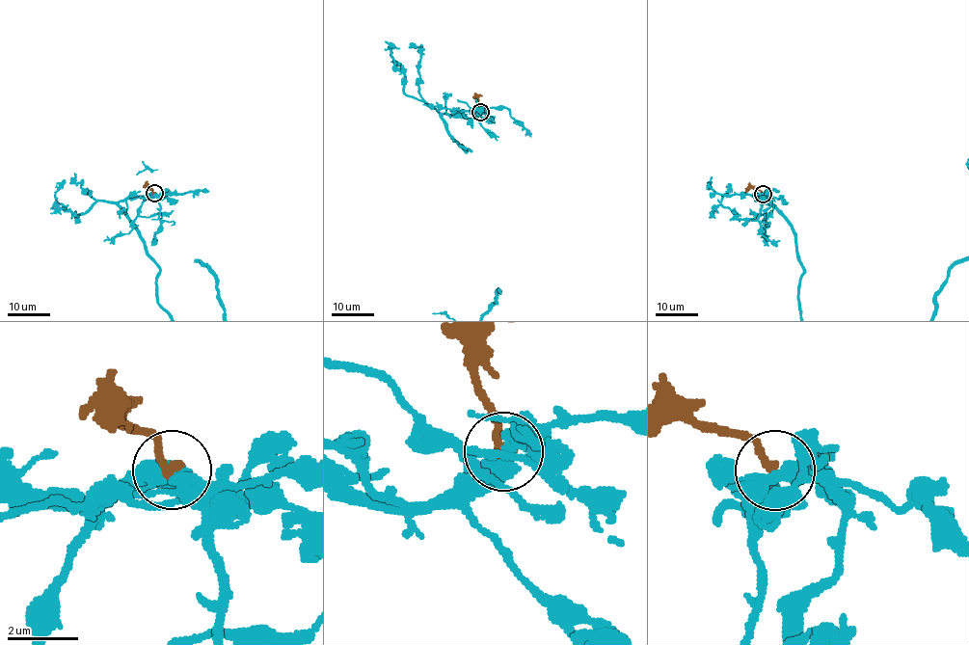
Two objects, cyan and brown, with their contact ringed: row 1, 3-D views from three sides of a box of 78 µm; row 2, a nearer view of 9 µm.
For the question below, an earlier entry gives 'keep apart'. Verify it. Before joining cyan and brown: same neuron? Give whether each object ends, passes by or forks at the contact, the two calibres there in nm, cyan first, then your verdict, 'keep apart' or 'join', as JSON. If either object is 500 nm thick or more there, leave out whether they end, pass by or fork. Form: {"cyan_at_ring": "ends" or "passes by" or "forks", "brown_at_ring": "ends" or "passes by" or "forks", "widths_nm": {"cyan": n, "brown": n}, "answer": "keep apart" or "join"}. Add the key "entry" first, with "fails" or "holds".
{"entry": "fails", "cyan_at_ring": "forks", "brown_at_ring": "ends", "widths_nm": {"cyan": 400, "brown": 280}, "answer": "join"}

